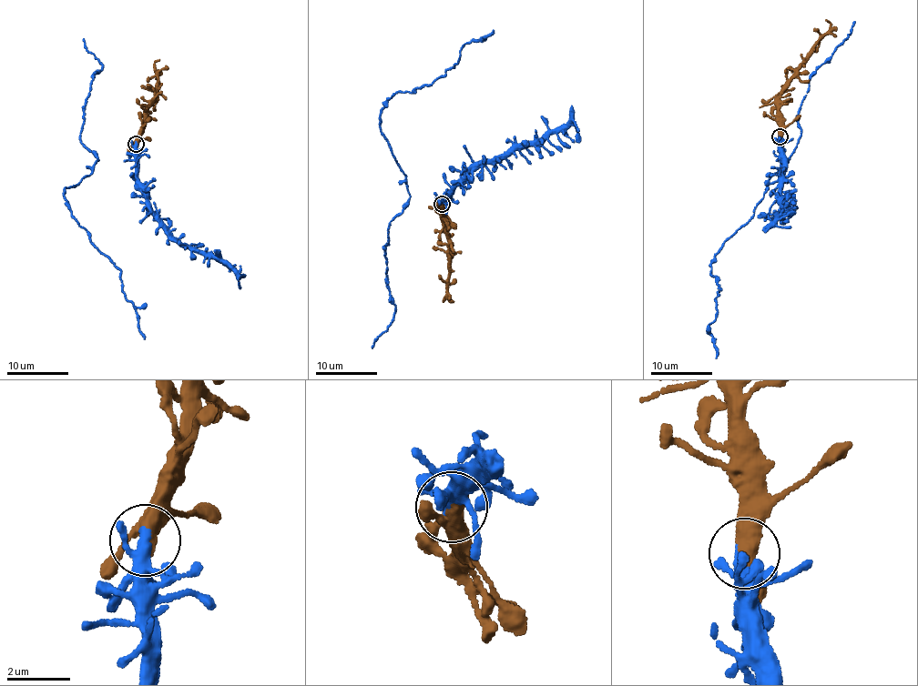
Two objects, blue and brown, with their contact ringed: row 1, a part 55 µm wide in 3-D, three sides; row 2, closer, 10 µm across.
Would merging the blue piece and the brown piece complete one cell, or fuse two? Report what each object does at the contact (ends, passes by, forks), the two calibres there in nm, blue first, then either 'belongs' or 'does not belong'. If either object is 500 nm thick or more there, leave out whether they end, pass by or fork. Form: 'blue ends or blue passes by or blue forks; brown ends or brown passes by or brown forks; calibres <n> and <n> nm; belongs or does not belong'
blue passes by; brown passes by; calibres 320 and 440 nm; belongs

